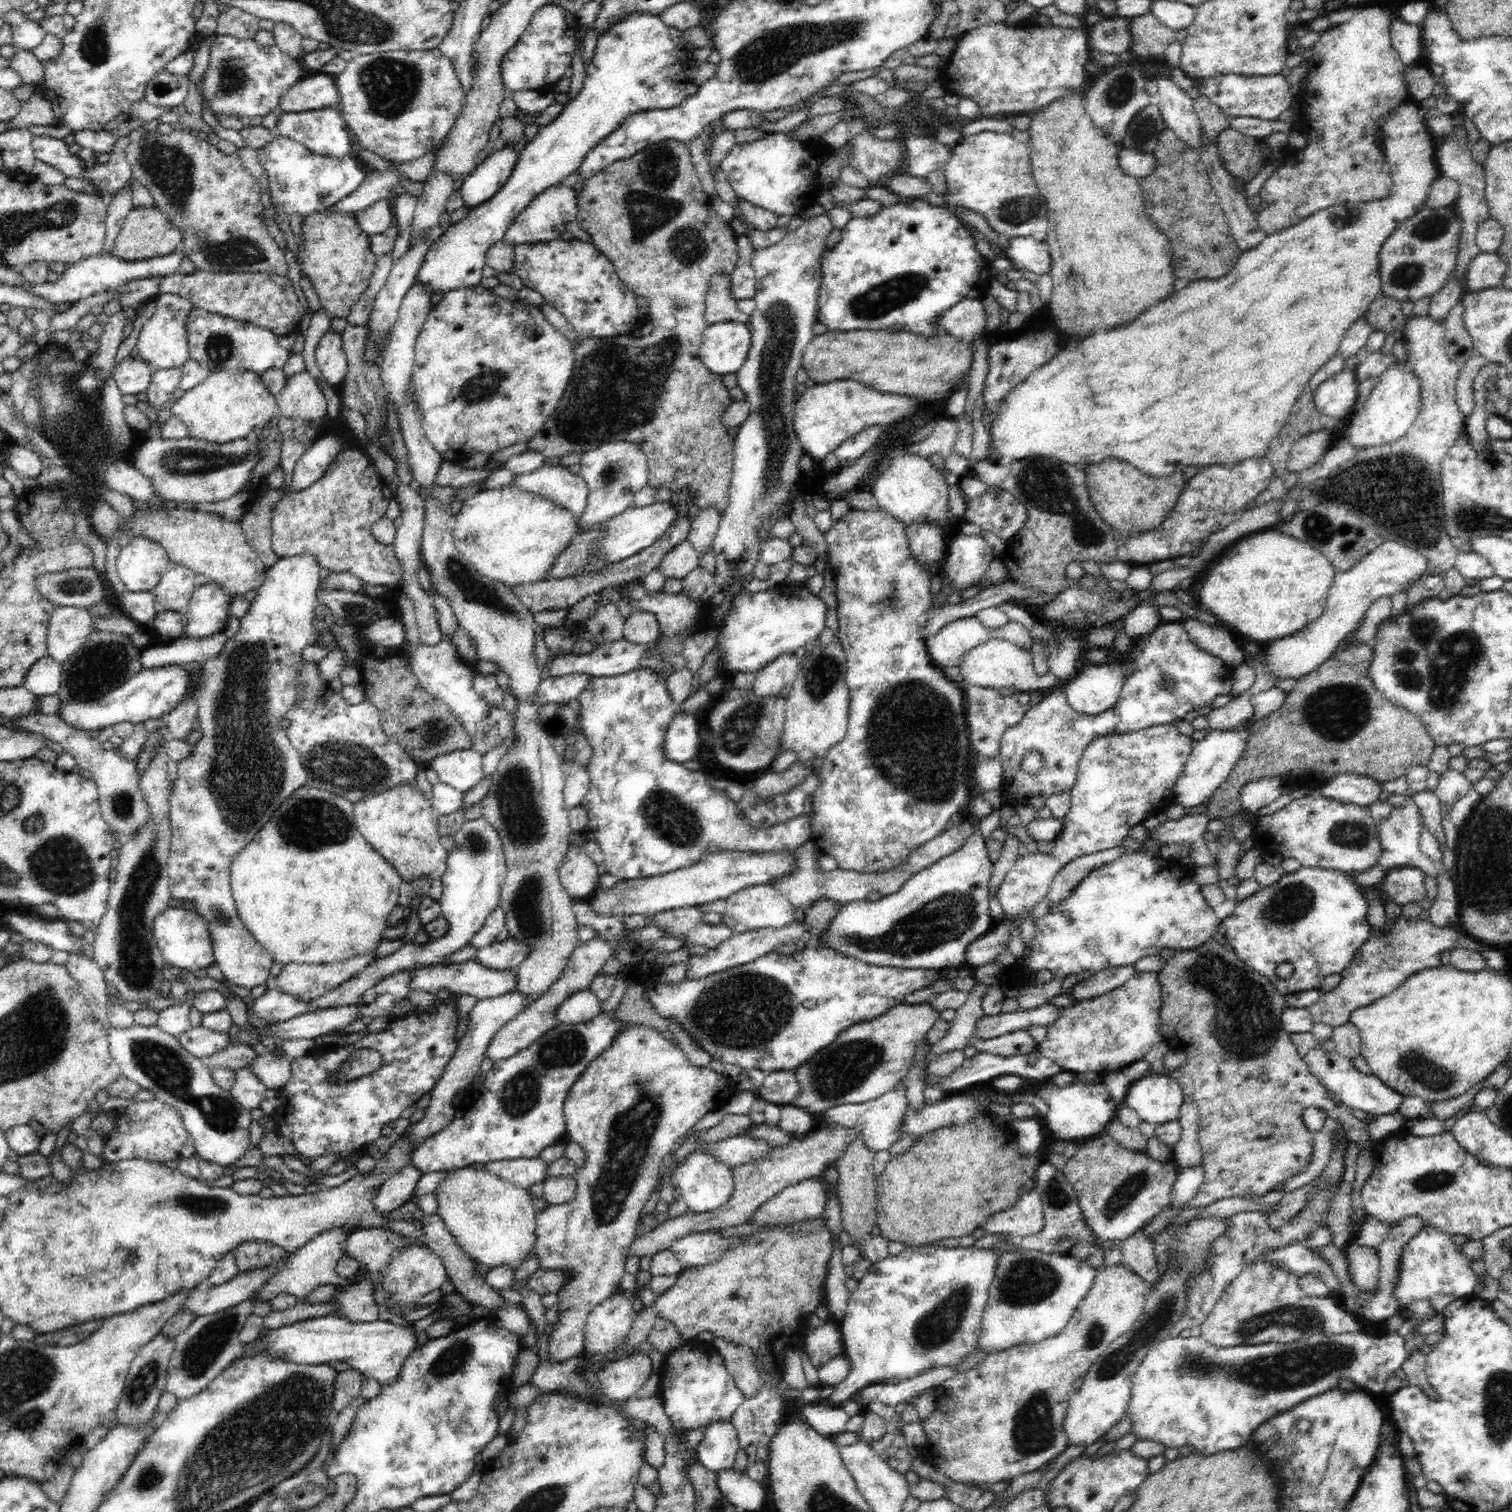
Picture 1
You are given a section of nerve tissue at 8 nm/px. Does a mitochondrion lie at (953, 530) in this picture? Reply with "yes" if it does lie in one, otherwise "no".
no

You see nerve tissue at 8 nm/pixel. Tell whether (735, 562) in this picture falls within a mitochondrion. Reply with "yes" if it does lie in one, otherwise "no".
yes

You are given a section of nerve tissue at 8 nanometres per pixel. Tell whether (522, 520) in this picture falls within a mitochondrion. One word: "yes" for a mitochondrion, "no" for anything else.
no

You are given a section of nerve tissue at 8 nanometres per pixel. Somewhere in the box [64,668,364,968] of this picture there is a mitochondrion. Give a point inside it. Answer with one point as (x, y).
(325, 822)

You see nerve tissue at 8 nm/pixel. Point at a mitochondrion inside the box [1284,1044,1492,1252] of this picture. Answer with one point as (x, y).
(1433, 1077)

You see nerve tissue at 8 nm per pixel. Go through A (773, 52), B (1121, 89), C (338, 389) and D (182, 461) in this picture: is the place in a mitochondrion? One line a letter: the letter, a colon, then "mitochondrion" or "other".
A: mitochondrion
B: mitochondrion
C: other
D: mitochondrion

